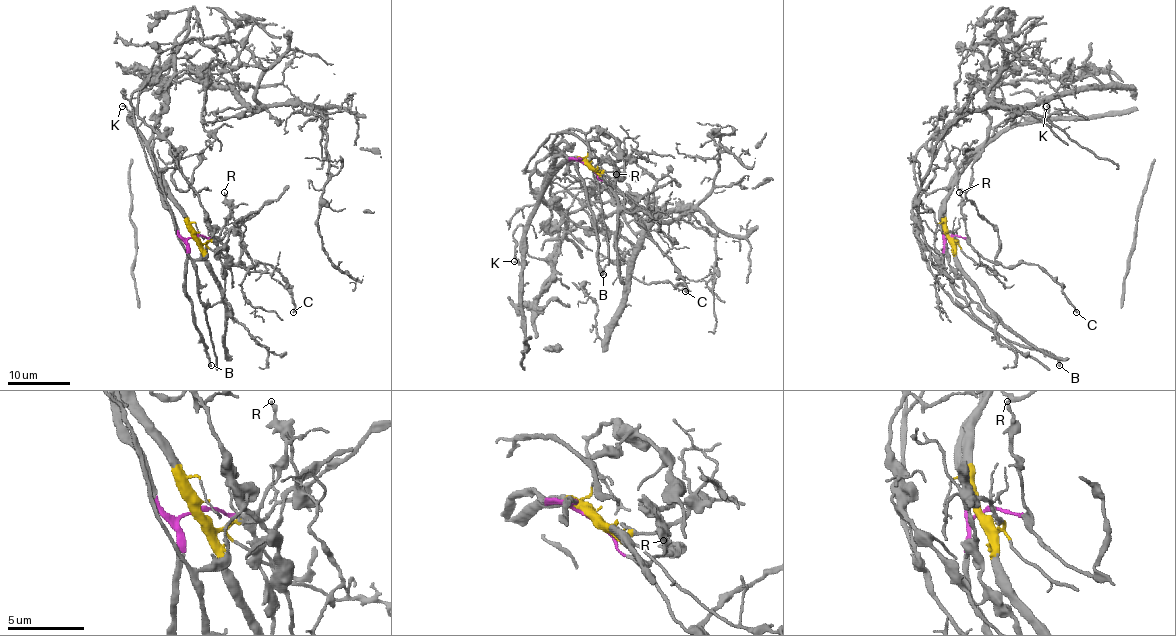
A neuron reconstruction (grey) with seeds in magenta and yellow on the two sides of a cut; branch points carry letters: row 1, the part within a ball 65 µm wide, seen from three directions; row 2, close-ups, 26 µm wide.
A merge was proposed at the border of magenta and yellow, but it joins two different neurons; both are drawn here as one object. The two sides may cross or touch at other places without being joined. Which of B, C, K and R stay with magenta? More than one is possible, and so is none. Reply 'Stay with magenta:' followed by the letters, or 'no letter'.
Stay with magenta: B, C, R

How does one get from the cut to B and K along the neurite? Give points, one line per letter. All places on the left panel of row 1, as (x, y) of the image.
B: (194, 237), (186, 241), (186, 289), (196, 327), (211, 365)
K: (194, 237), (191, 223), (134, 125), (132, 116), (121, 106)

